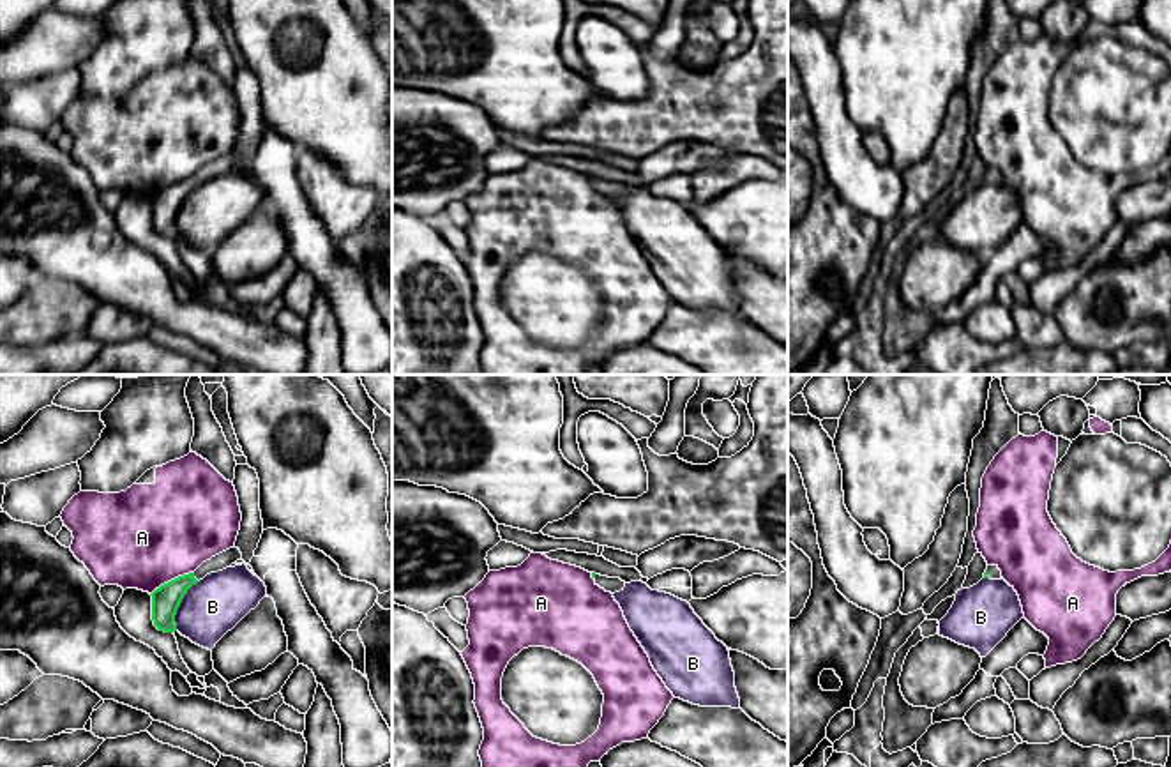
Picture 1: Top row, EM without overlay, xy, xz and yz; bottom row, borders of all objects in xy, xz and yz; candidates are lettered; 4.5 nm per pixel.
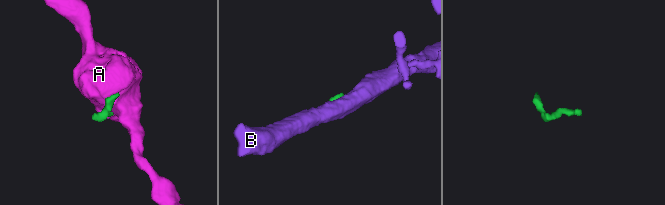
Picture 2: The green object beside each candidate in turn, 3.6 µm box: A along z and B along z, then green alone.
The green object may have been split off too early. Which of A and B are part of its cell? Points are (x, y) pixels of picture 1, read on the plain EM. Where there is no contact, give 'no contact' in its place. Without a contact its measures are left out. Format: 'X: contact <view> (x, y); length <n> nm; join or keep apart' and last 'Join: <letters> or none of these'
A: contact xy (172, 184); length 220 nm; keep apart
B: contact xy (179, 209); length 240 nm; keep apart
Join: none of these

